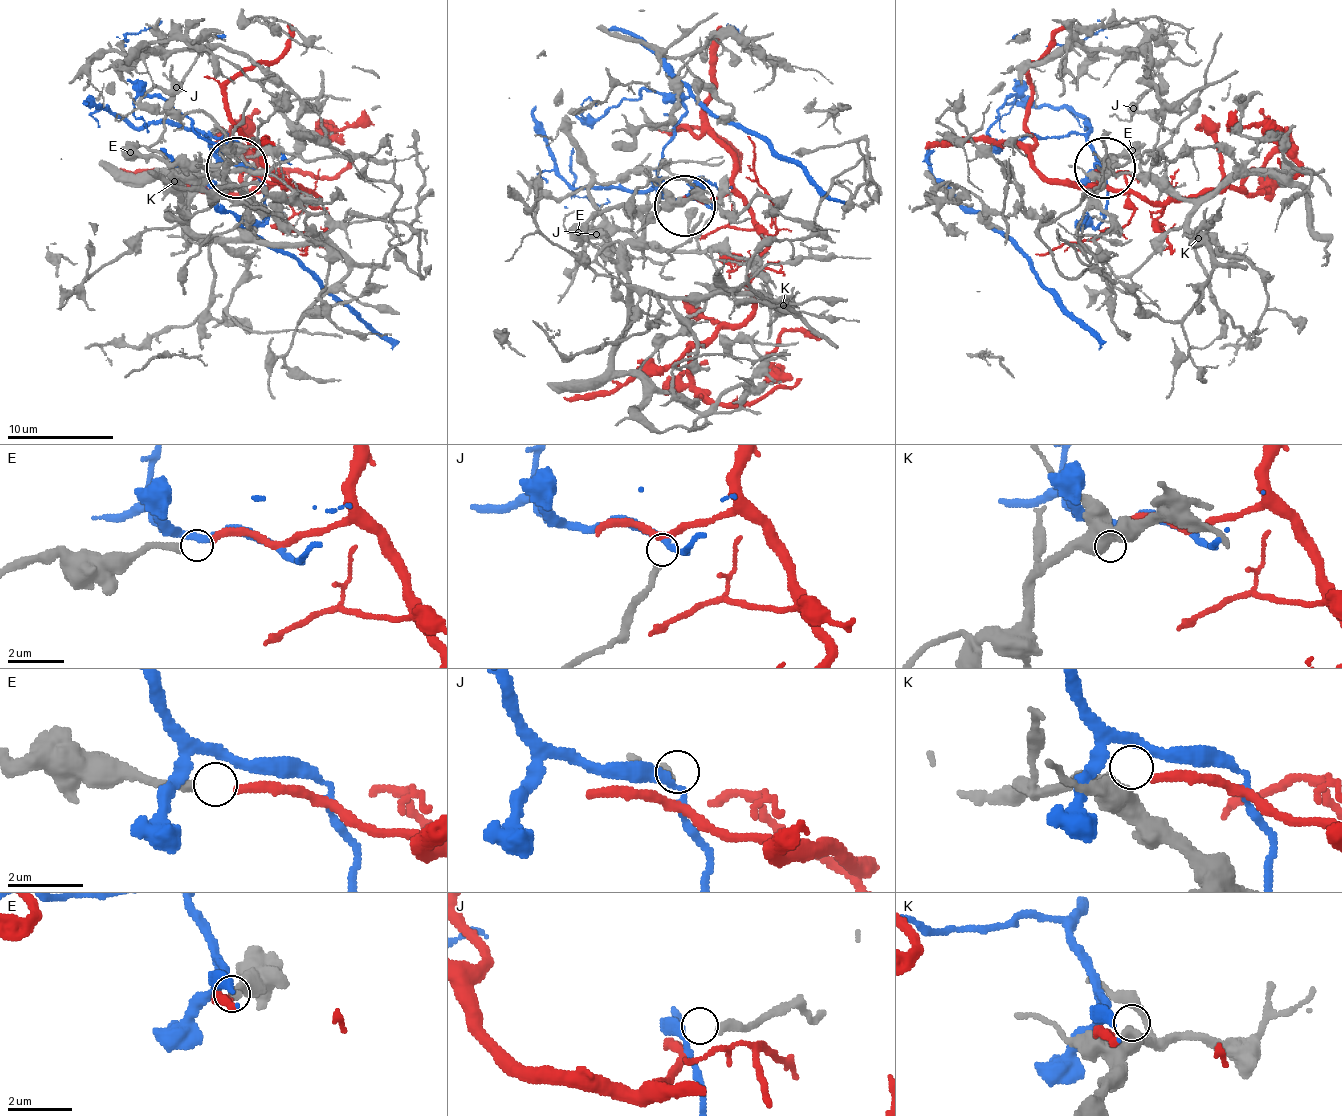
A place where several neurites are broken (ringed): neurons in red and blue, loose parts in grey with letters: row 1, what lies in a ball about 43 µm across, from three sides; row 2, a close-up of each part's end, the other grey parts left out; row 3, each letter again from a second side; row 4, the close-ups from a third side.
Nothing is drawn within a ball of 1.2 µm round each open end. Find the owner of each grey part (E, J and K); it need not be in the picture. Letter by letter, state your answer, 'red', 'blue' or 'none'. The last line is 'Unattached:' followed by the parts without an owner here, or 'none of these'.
E: red
J: blue
K: none
Unattached: K

